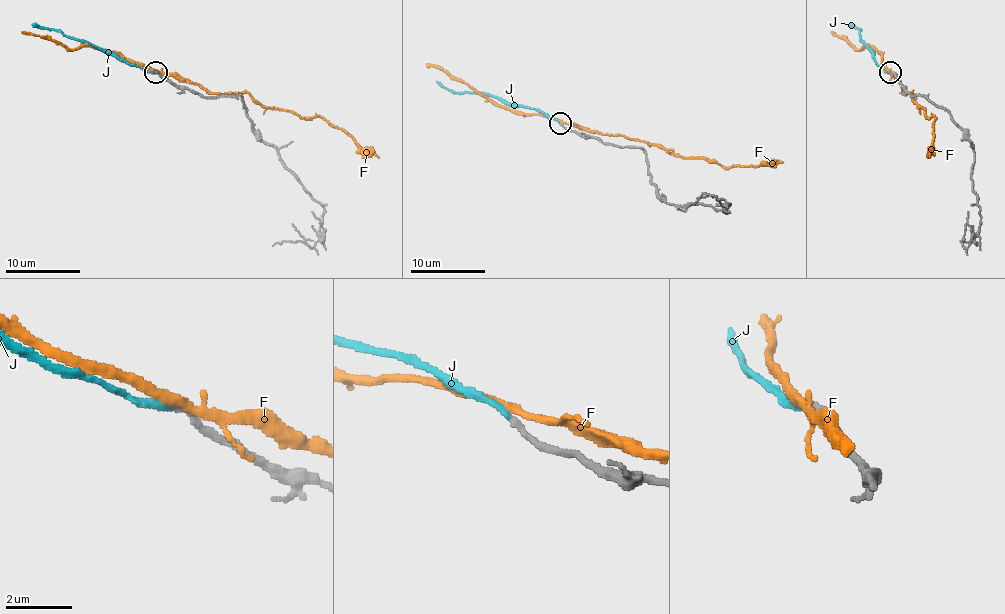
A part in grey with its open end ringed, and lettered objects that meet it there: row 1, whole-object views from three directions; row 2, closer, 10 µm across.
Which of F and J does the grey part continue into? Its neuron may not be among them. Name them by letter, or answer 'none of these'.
J

